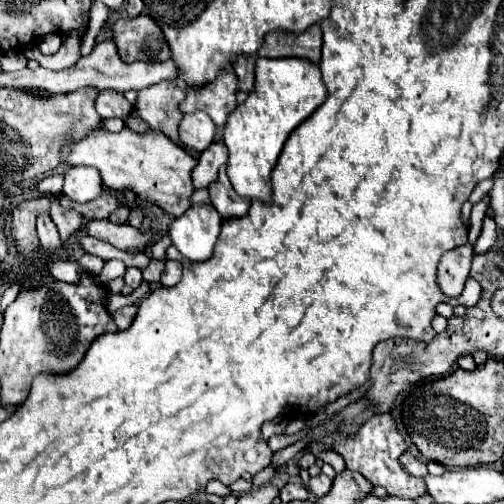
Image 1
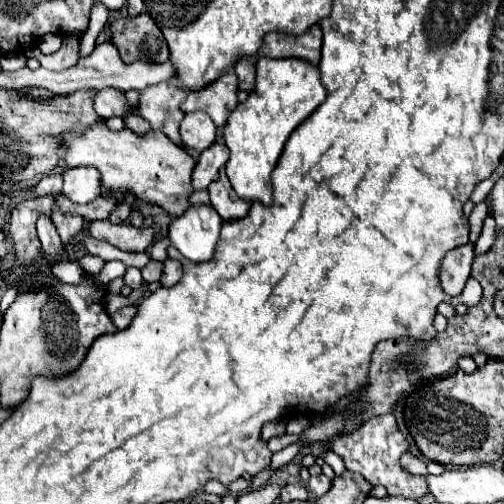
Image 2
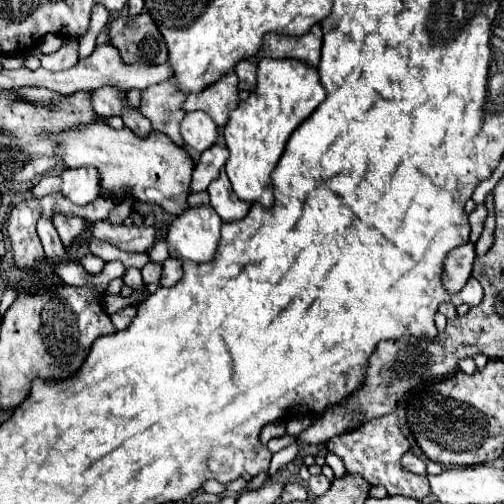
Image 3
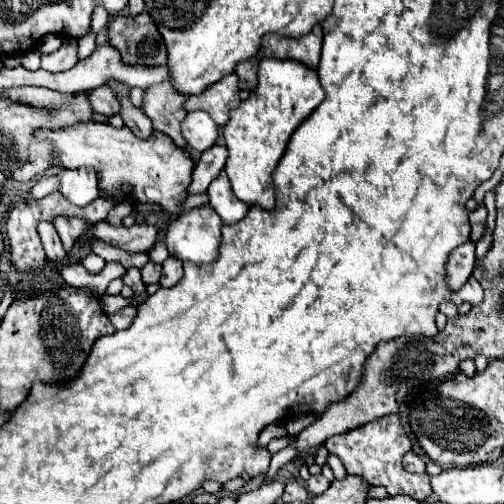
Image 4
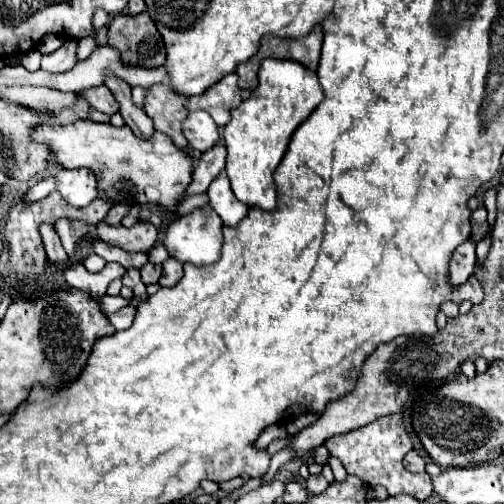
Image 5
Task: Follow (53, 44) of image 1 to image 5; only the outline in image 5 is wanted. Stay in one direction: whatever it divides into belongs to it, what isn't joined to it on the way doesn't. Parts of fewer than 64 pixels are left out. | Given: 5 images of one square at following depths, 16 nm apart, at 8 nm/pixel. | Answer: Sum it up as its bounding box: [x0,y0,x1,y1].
[38,36,62,54]

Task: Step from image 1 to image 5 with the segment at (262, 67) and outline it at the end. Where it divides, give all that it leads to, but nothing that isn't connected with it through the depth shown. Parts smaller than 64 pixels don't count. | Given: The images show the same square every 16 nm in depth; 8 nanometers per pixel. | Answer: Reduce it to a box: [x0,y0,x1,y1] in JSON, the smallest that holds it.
[222,60,324,210]

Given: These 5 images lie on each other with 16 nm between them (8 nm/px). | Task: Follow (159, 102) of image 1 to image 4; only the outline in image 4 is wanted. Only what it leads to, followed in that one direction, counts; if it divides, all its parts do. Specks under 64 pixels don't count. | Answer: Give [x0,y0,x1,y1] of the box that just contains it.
[142,80,186,148]

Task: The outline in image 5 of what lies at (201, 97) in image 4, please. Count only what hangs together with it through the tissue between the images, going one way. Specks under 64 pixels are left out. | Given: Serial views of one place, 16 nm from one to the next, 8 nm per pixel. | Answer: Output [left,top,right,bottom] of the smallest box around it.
[184,72,242,126]

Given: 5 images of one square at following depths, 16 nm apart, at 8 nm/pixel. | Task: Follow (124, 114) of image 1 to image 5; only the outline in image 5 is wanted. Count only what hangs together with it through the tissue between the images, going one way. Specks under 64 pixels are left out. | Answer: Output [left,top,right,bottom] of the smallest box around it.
[80,86,120,116]

